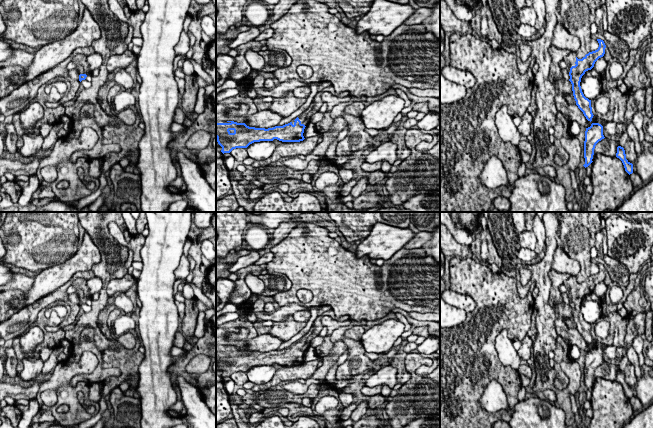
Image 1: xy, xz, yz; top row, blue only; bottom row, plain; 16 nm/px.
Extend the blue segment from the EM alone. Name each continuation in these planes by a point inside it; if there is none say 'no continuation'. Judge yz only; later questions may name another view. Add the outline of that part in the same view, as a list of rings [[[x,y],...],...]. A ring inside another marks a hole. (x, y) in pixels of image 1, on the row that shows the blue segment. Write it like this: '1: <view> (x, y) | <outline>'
1: yz (570, 59) | [[[569,53],[563,60],[567,63],[567,70],[568,72],[570,72],[570,68],[572,66],[575,66],[575,62],[576,62],[576,53]]]

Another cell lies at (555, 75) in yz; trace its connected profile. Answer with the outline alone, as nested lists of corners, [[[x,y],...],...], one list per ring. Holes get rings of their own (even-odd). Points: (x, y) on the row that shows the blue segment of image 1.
[[[551,45],[548,52],[554,61],[550,66],[549,80],[554,83],[562,93],[573,93],[572,84],[569,80],[564,80],[561,84],[559,83],[560,80],[563,79],[562,69],[560,68],[559,63],[570,53],[570,51],[567,49],[560,50]]]

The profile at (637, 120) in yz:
[[[636,111],[633,118],[632,123],[636,127],[637,130],[643,128],[644,116],[641,114],[641,111]]]

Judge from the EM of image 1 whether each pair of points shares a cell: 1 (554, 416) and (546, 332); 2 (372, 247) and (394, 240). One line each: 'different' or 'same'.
1: different
2: same

